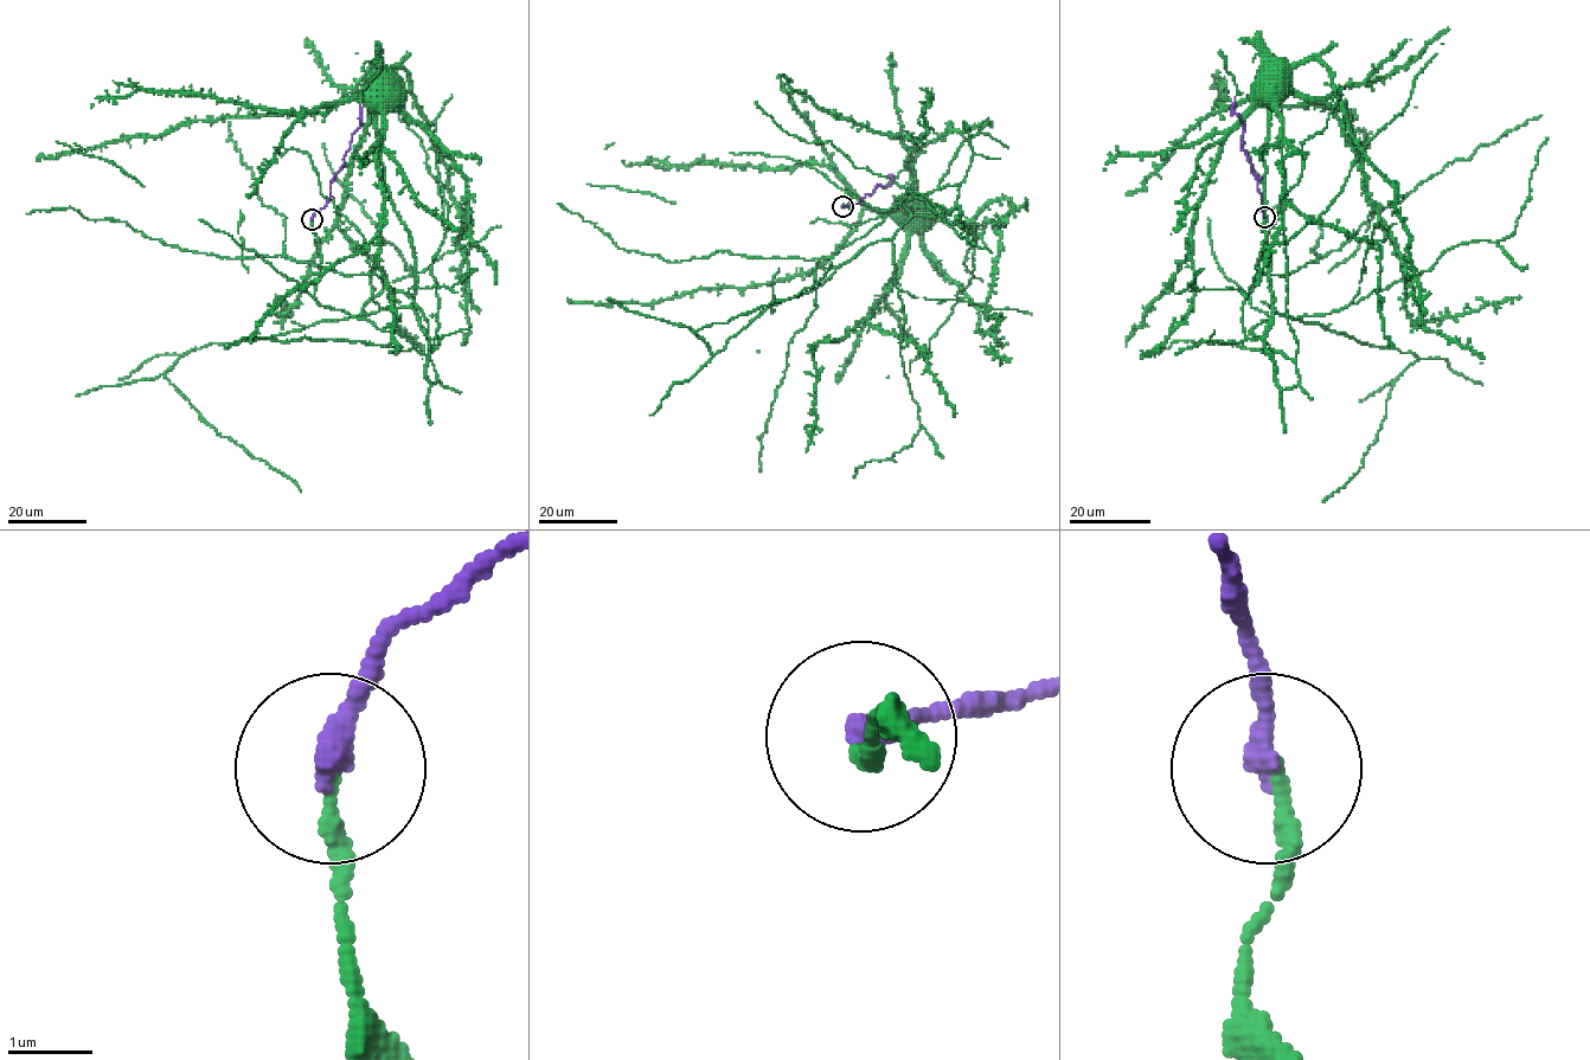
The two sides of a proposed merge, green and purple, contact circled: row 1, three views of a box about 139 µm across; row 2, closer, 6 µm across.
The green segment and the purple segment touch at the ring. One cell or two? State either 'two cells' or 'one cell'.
one cell

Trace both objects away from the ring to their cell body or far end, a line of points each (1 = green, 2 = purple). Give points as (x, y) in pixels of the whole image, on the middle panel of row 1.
1: (841, 207), (846, 192), (880, 211), (923, 194), (967, 241), (959, 207), (904, 210), (912, 198)
2: (841, 206), (859, 204), (877, 185), (888, 186), (891, 179)

